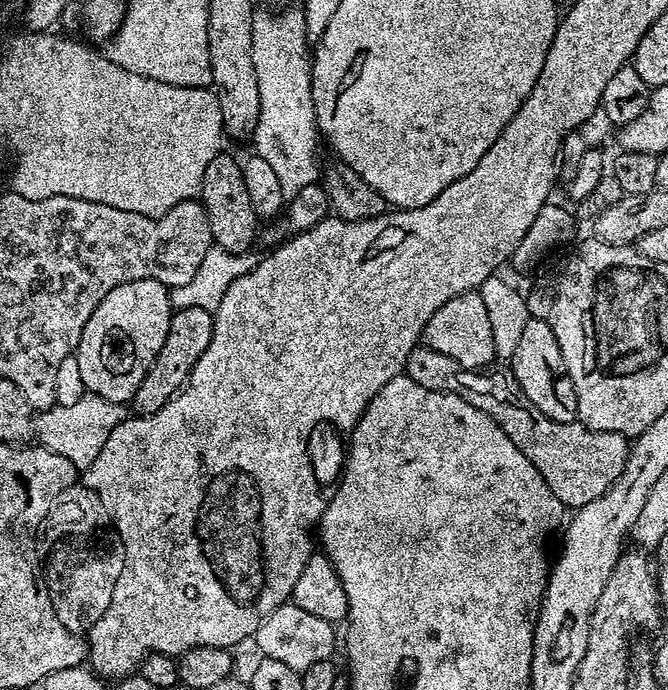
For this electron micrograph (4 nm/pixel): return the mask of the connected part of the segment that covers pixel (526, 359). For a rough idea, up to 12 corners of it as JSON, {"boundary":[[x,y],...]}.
{"boundary":[[529,319],[510,371],[554,422],[575,424],[578,398],[558,338]]}

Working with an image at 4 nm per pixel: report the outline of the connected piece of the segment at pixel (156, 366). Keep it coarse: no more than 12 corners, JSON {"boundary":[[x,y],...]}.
{"boundary":[[173,311],[166,342],[131,398],[158,414],[188,383],[214,334],[213,313]]}

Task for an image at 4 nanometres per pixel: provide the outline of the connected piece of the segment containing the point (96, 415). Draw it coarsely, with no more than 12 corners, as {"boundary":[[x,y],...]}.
{"boundary":[[86,394],[35,413],[43,447],[78,470],[98,458],[127,407]]}

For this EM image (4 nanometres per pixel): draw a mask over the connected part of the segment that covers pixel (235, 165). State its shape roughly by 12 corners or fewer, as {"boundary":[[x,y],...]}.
{"boundary":[[221,150],[198,197],[217,248],[244,254],[258,218],[241,161]]}

